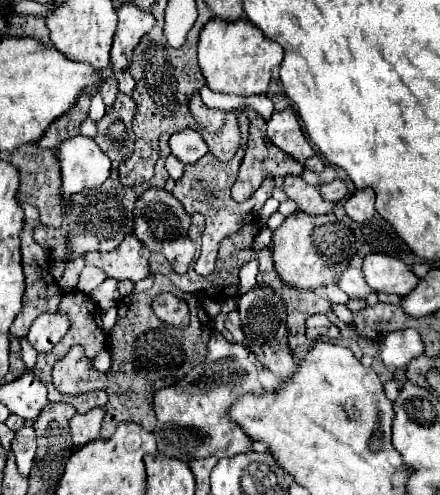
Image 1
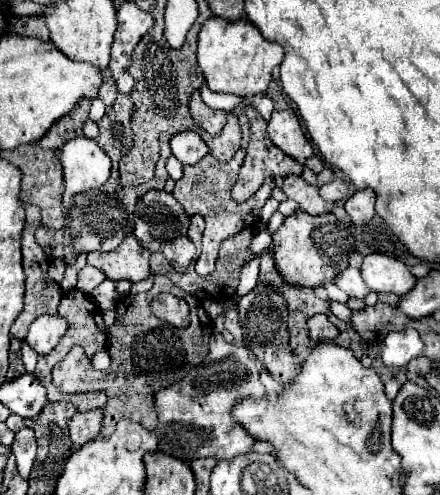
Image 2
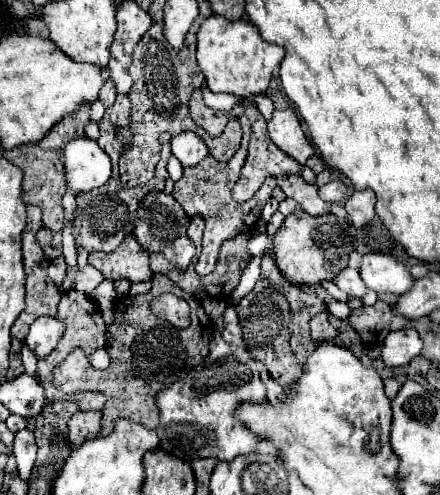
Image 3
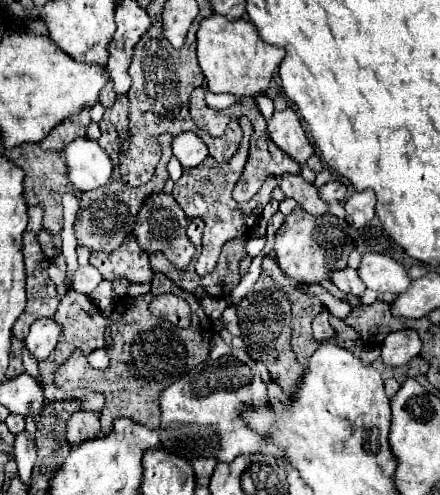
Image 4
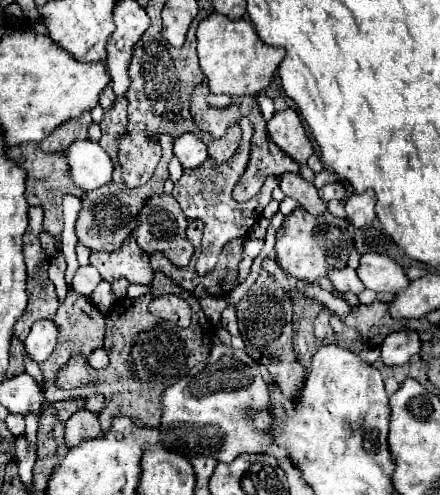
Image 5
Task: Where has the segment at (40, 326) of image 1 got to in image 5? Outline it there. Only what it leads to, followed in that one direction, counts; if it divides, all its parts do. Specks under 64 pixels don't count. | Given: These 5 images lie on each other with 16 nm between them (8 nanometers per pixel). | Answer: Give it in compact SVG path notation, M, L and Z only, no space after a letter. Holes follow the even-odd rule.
M52 320L36 322L32 326L28 338L24 340L28 358L34 360L34 362L38 362L38 364L44 362L44 360L48 360L48 356L54 350L56 338L58 338L58 328L56 328L56 324Z

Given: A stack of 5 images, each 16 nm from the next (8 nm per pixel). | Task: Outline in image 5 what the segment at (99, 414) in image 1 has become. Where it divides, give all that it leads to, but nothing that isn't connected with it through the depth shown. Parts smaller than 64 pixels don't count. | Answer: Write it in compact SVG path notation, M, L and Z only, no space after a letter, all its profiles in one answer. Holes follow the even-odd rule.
M80 410L76 414L72 414L66 422L66 446L78 446L82 440L88 438L98 438L102 436L100 424L98 424L98 414L96 412L88 412L88 410Z

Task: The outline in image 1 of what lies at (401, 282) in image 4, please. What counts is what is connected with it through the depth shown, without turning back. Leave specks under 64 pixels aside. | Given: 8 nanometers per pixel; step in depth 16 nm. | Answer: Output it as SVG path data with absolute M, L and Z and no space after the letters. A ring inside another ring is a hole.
M368 254L362 264L362 274L374 292L388 292L398 296L408 294L418 278L402 260L388 254Z

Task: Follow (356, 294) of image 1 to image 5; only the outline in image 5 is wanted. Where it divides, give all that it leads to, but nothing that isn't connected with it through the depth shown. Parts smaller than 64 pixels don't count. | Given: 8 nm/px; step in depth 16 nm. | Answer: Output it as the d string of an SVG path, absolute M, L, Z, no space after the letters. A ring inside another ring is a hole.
M348 266L346 268L330 268L328 270L328 278L330 278L332 286L336 290L340 290L340 292L354 292L354 294L358 294L358 292L364 290L364 286L360 284L360 278L356 276L354 268L348 268Z

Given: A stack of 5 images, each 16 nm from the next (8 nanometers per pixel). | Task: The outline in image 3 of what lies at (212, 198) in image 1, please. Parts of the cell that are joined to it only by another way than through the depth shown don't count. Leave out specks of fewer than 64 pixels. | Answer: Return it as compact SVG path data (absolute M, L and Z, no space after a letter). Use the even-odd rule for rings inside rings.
M240 116L238 122L240 122L240 126L242 126L244 136L242 136L242 144L240 144L238 152L232 156L232 160L228 160L228 162L216 162L216 160L212 160L212 156L206 156L196 168L186 168L186 170L184 170L184 176L176 182L174 192L172 192L172 196L180 202L180 206L184 208L184 212L186 212L188 218L202 216L204 222L206 222L204 238L202 238L202 254L200 254L200 258L198 258L198 262L196 262L196 272L198 272L200 276L206 276L206 274L210 274L210 272L214 270L214 264L216 264L216 260L218 260L222 242L226 242L226 240L230 240L230 238L242 234L244 230L252 228L252 226L258 222L260 212L262 212L262 206L264 206L264 204L268 202L268 198L270 198L270 192L260 192L258 198L252 198L252 200L248 200L248 202L238 204L238 202L230 196L230 192L232 192L232 188L234 188L234 184L236 184L236 180L240 178L240 170L242 170L244 158L246 158L246 154L248 154L248 140L250 140L250 134L252 134L250 120L248 120L246 116Z

